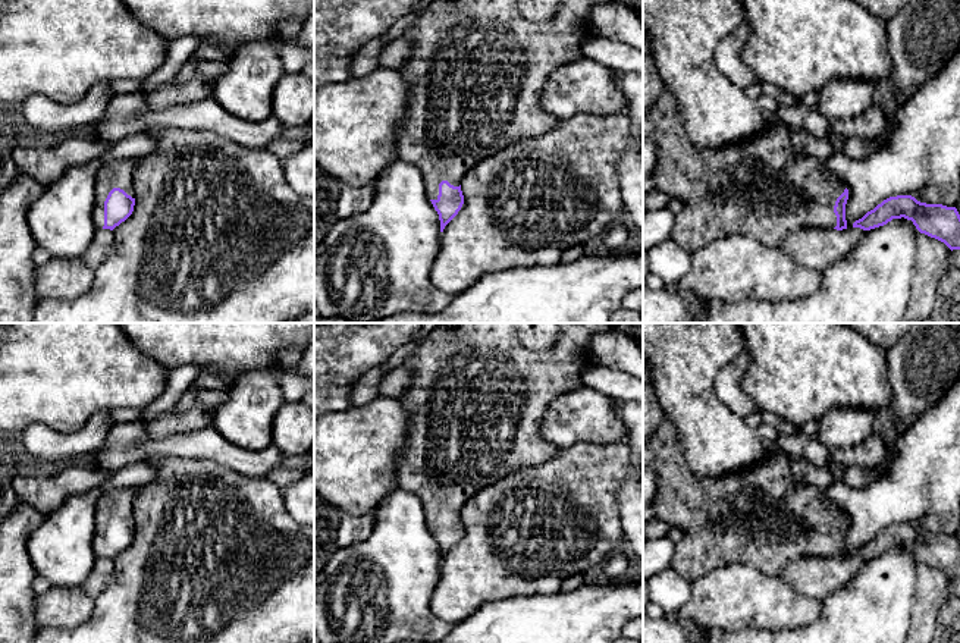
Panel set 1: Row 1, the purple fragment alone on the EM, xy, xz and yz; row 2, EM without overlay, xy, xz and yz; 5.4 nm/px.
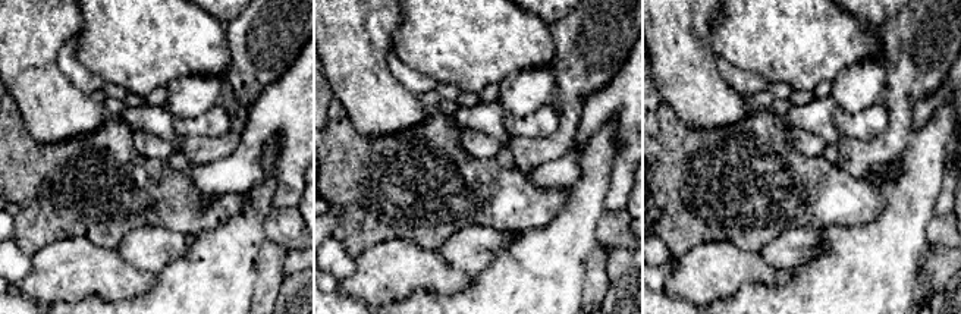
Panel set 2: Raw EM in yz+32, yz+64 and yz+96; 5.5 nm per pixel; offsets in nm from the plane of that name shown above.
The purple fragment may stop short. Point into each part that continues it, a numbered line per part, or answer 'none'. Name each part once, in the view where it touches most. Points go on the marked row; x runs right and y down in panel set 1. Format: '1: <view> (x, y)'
1: xy (119, 173)

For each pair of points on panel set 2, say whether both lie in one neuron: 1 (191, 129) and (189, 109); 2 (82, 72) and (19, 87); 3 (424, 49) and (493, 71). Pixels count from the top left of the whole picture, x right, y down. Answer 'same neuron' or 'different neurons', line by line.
1: different neurons
2: different neurons
3: same neuron

